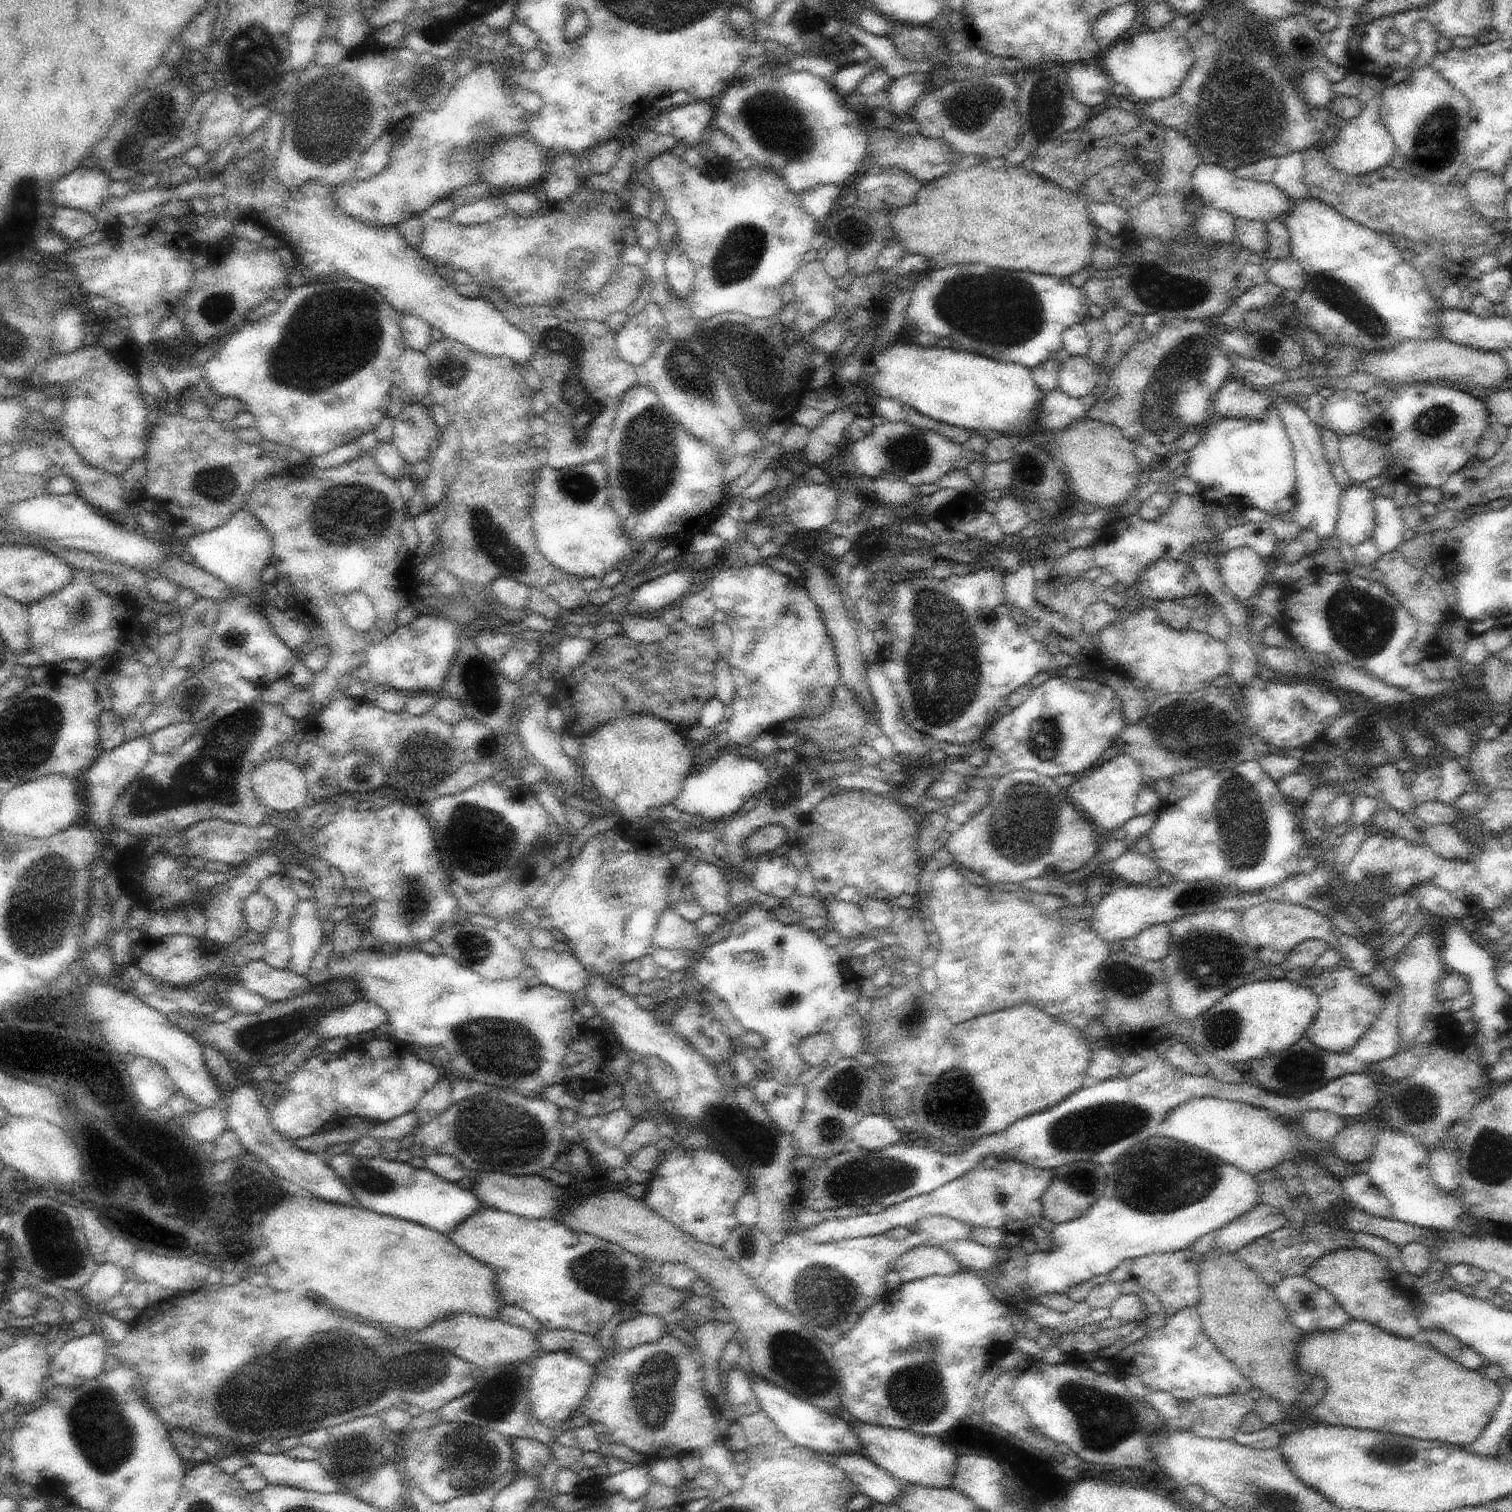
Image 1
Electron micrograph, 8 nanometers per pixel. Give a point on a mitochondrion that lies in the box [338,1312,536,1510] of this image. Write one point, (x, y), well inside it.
(467, 1458)

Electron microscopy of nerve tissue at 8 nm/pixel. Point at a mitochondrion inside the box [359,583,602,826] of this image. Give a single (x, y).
(421, 756)

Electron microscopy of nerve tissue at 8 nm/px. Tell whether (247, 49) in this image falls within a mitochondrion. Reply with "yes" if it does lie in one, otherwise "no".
yes

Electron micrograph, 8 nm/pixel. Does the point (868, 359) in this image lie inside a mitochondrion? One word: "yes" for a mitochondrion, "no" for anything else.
no

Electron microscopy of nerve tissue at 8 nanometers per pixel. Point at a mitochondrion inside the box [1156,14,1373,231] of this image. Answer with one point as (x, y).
(1225, 70)

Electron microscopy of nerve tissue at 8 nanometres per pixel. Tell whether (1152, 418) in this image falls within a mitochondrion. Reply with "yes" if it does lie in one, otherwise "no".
yes

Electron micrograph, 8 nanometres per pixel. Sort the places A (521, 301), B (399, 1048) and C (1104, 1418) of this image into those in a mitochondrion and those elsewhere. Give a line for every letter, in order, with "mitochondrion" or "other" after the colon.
A: other
B: other
C: mitochondrion

